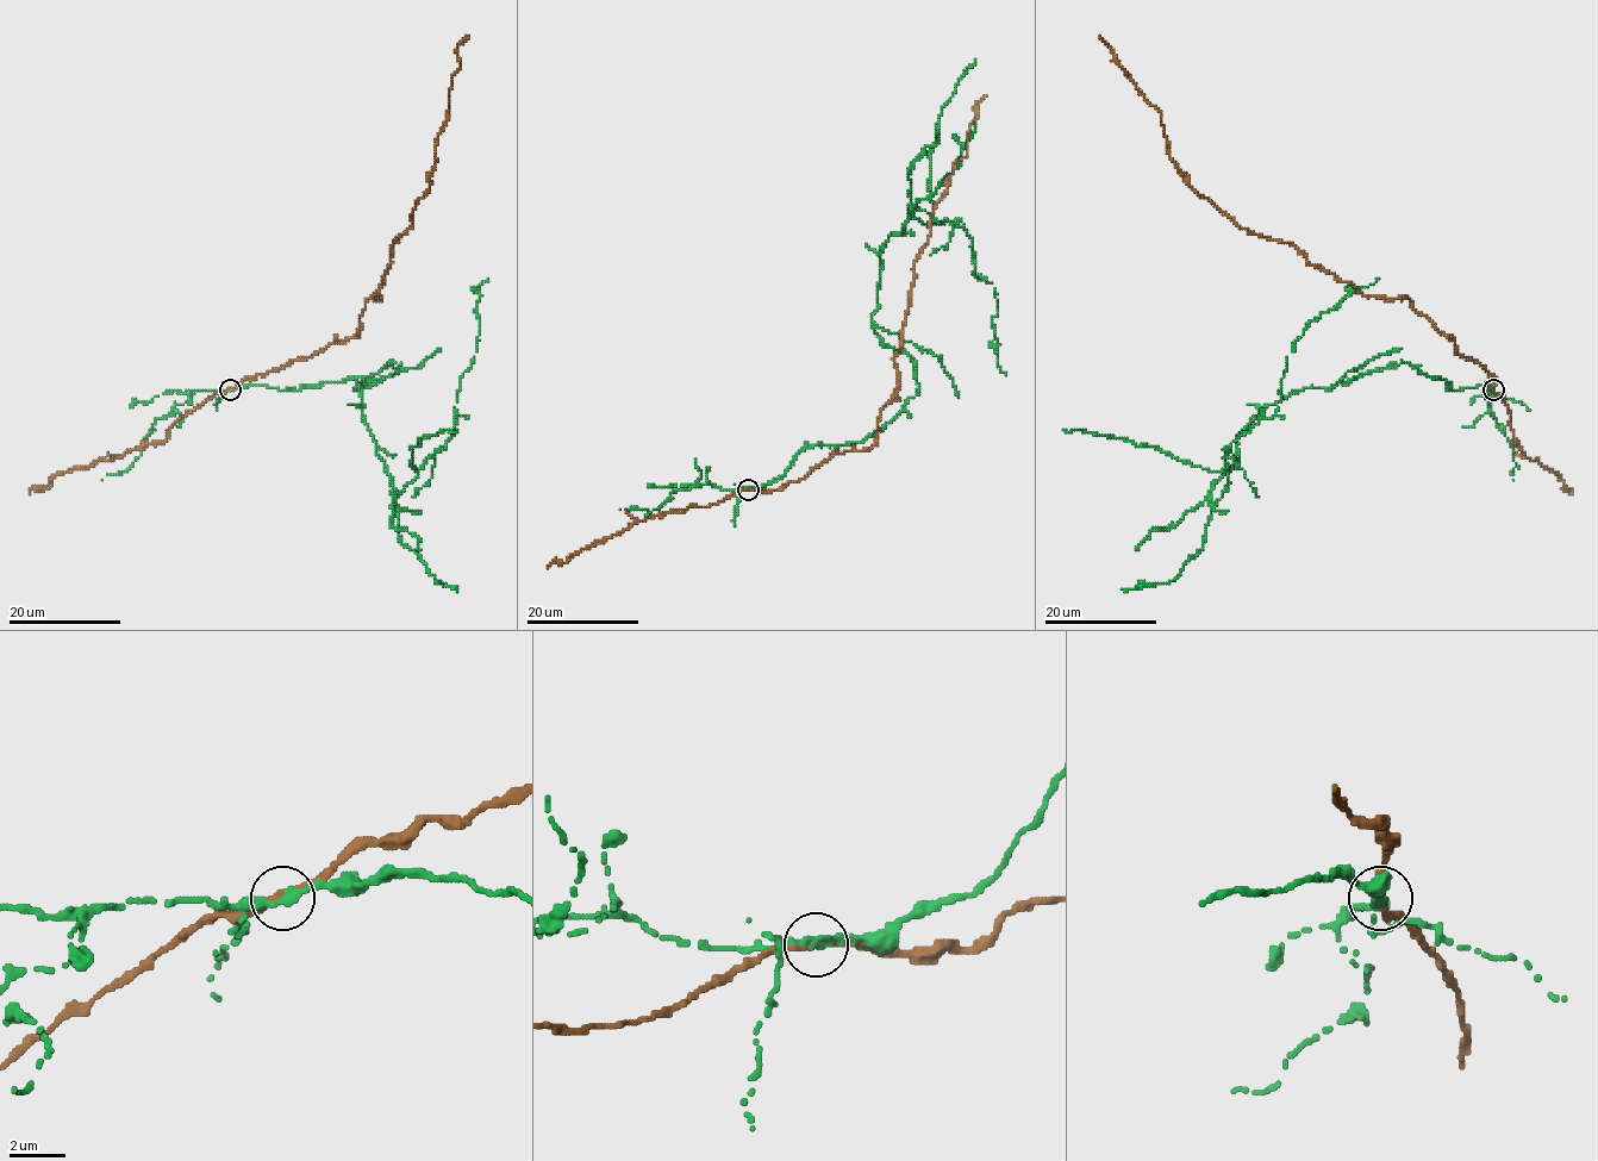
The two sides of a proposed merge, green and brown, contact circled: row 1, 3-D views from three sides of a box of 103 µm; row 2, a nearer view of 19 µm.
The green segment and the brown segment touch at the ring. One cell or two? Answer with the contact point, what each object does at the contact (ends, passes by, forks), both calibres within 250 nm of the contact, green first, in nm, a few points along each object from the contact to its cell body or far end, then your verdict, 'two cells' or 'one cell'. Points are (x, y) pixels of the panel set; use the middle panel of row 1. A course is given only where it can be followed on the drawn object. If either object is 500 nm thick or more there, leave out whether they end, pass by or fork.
place (748, 490); green passes by; brown passes by; calibres 300 and 240 nm; course green (748, 490), (804, 449), (862, 442), (918, 391), (872, 325), (880, 250), (912, 206), (965, 228), (1006, 375); course brown (747, 490), (779, 491), (835, 453), (875, 443), (898, 387), (893, 357), (930, 213), (986, 94); two cells

